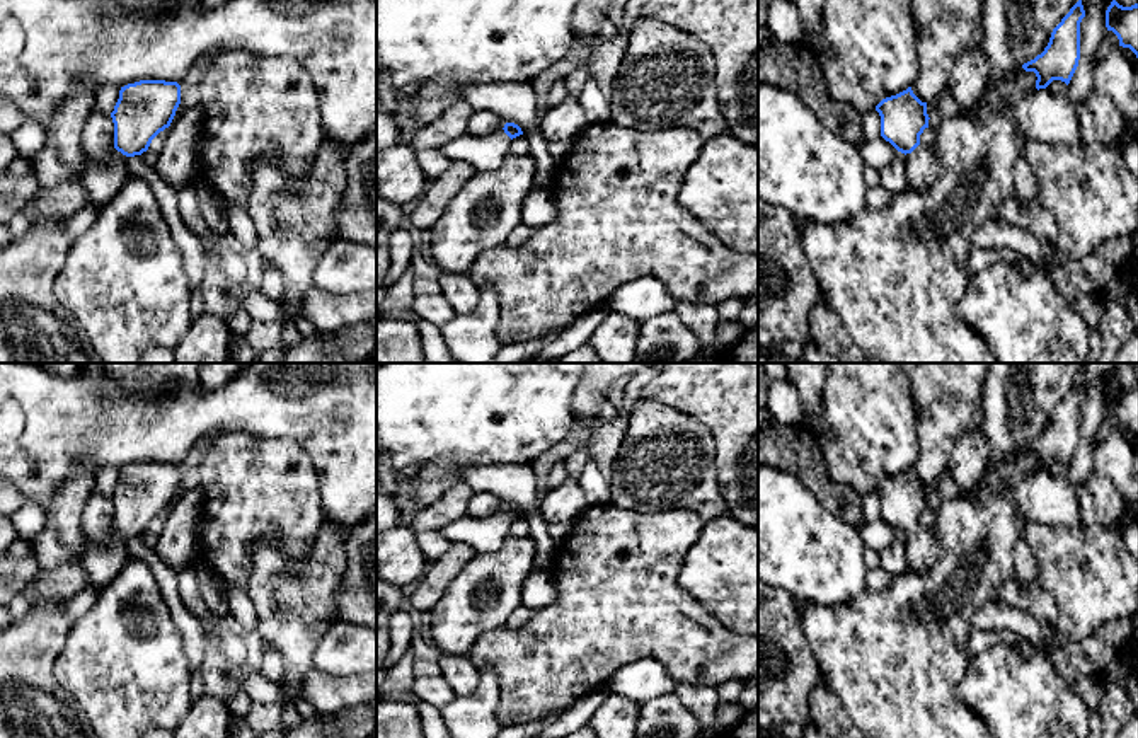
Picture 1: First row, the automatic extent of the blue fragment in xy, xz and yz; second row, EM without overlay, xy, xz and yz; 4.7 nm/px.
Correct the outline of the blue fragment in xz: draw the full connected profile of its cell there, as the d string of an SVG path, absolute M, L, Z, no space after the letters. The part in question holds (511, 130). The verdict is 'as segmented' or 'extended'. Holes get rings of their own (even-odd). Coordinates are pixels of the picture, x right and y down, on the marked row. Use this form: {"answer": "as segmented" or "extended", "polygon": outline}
{"answer": "extended", "polygon": "M506 123L501 130L486 136L474 136L465 133L440 150L451 162L465 162L475 172L489 172L499 169L509 153L511 140L520 135L523 135L523 131L518 124Z"}

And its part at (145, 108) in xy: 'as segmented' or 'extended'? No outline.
extended

